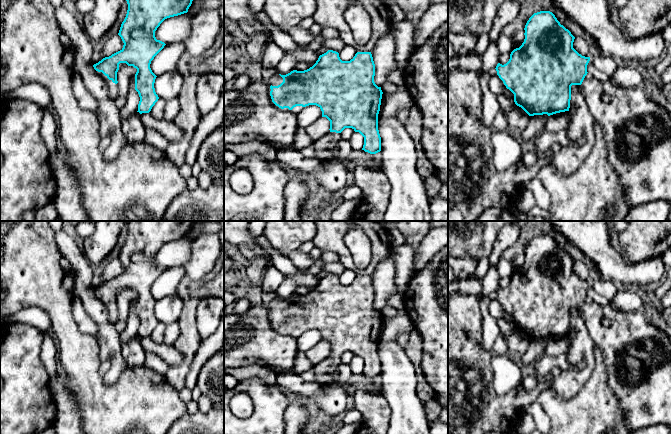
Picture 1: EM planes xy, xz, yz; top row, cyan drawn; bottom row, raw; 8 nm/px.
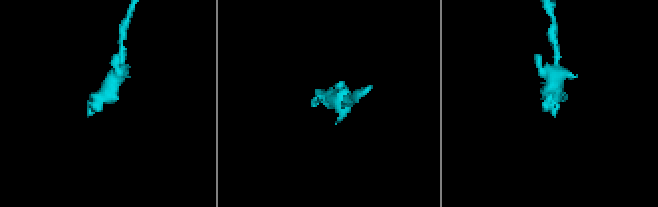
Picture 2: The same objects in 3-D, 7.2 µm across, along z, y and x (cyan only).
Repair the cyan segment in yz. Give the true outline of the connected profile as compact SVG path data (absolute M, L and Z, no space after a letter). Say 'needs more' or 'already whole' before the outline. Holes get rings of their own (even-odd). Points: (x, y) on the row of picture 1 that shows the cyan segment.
needs more; M540 11L534 13L527 21L524 30L525 39L522 45L511 52L510 59L506 64L502 65L498 63L495 68L497 71L497 75L503 81L506 88L514 94L515 104L521 107L529 116L543 114L547 114L548 116L550 116L556 113L569 111L571 100L571 86L579 85L584 99L589 107L589 111L594 118L594 121L597 122L603 129L608 152L607 160L611 168L616 172L619 179L619 183L624 189L624 195L627 204L633 208L638 204L643 204L655 200L665 200L671 203L671 115L669 114L669 112L651 99L650 94L644 91L644 86L628 89L624 87L619 87L613 84L610 80L601 82L595 79L592 75L590 75L587 72L587 65L590 61L590 57L582 56L573 48L573 42L575 37L568 29L566 29L563 25L560 24L560 22L557 20L557 18L552 12Z

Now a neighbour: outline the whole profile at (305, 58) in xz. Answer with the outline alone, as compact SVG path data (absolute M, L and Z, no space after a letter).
M295 49L286 52L291 52L296 57L295 70L297 71L304 71L309 69L316 63L319 58L316 51L309 49Z

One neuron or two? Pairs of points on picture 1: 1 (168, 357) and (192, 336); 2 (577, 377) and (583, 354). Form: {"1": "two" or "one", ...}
{"1": "two", "2": "one"}

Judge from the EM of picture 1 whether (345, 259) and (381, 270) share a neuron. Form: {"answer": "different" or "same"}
{"answer": "different"}

